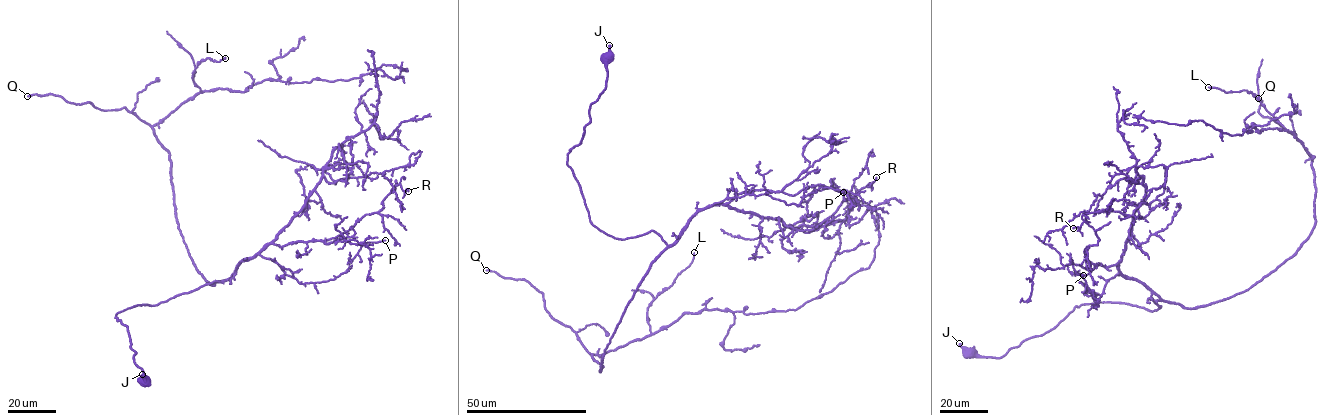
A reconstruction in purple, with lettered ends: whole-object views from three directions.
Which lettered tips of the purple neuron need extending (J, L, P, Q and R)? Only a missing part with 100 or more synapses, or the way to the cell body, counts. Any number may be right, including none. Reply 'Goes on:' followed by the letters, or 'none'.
Goes on: Q

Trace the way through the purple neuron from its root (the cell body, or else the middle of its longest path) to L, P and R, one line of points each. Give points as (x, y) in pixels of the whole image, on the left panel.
L: (146, 381), (116, 314), (227, 279), (206, 281), (189, 256), (153, 128), (202, 91), (198, 63), (225, 58)
P: (146, 381), (118, 313), (226, 281), (258, 254), (301, 283), (333, 280), (362, 245), (385, 240)
R: (146, 381), (118, 313), (226, 281), (270, 244), (335, 238), (378, 212), (395, 186), (408, 191)

